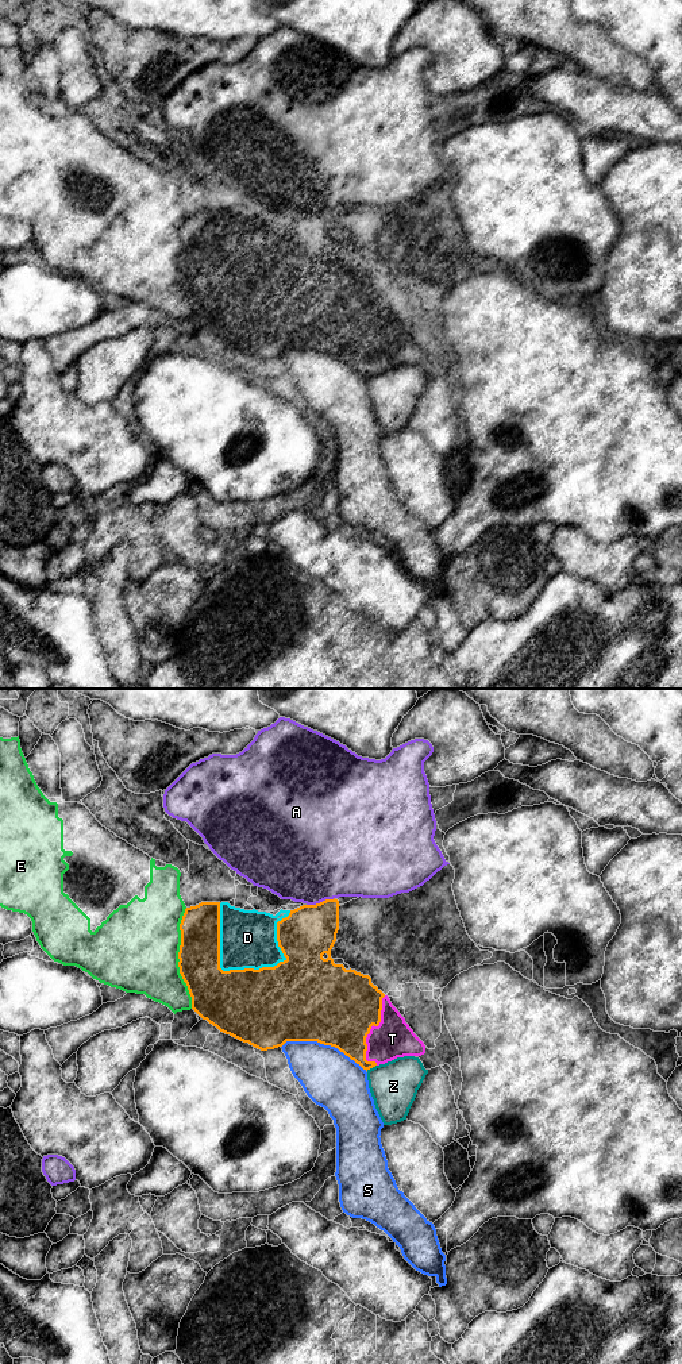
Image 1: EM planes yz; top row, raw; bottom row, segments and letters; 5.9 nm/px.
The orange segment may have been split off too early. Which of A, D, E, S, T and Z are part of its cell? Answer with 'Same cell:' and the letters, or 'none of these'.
Same cell: D, T

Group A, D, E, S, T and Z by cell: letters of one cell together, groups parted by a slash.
A / D T / E / S / Z

